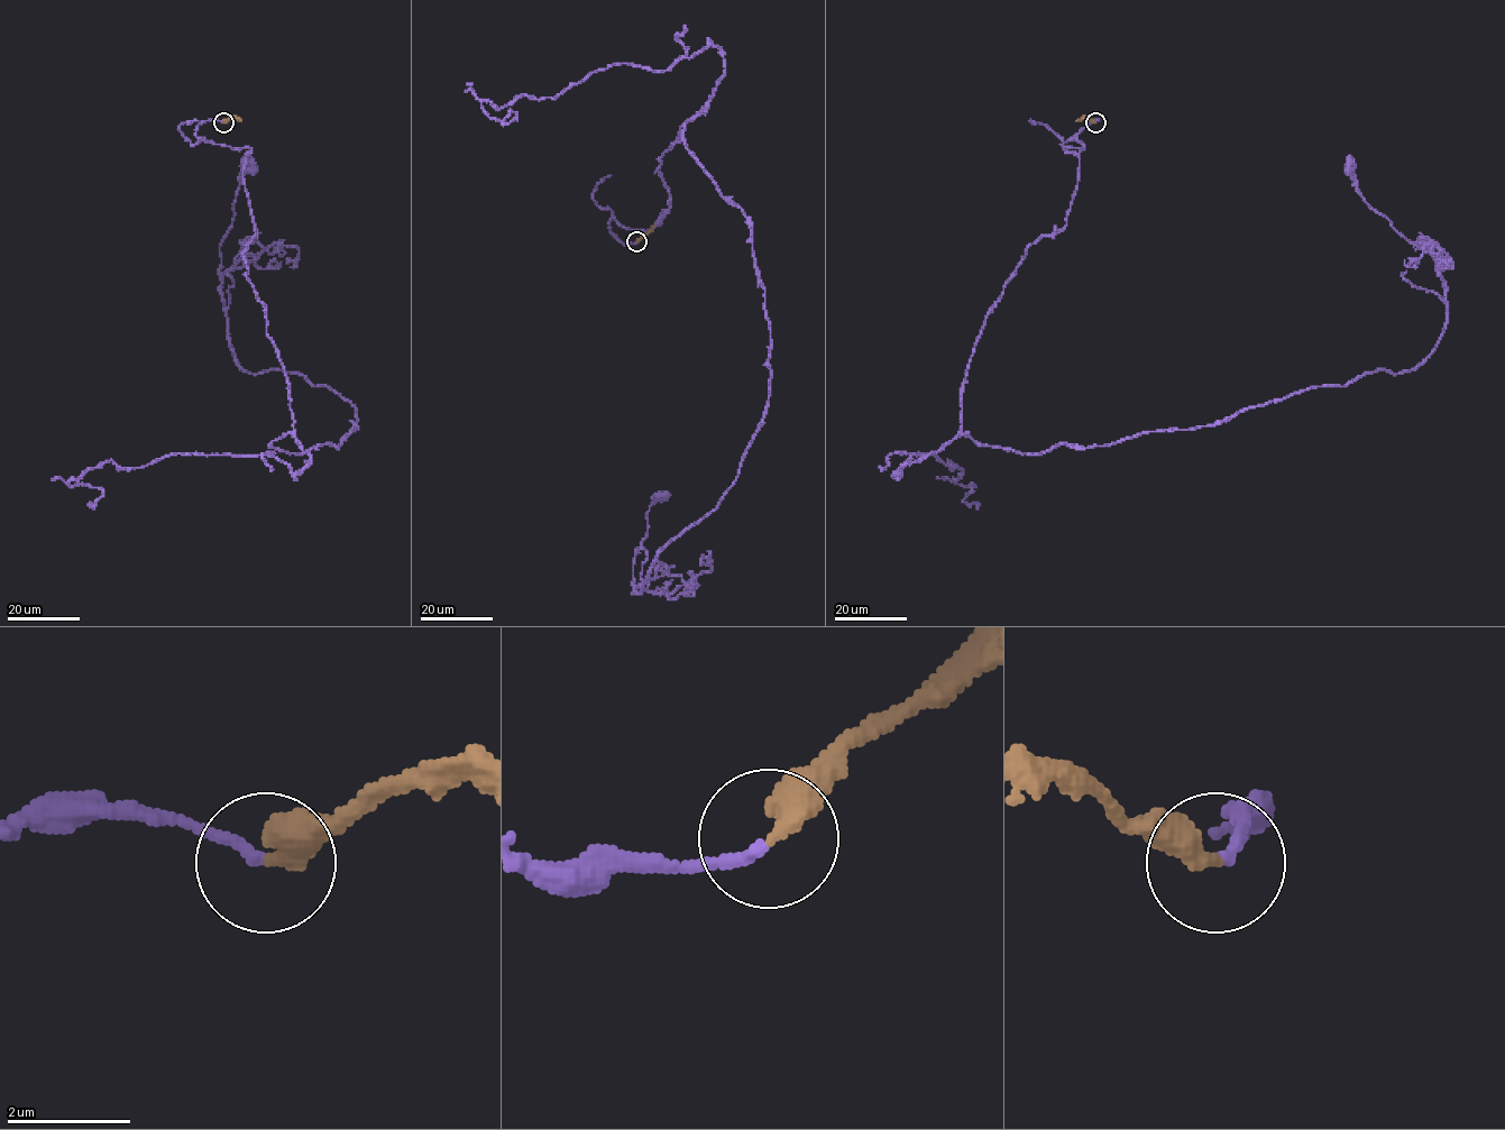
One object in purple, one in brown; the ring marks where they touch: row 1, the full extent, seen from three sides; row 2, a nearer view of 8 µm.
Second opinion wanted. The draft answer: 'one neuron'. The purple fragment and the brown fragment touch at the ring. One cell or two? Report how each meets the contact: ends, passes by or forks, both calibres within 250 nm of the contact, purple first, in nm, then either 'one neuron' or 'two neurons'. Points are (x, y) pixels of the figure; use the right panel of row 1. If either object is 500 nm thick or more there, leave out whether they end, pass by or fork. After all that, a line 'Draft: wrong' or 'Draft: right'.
purple ends there; brown ends there; 190 nm thick on the purple side, 400 nm on the other; one neuron
Draft: right

